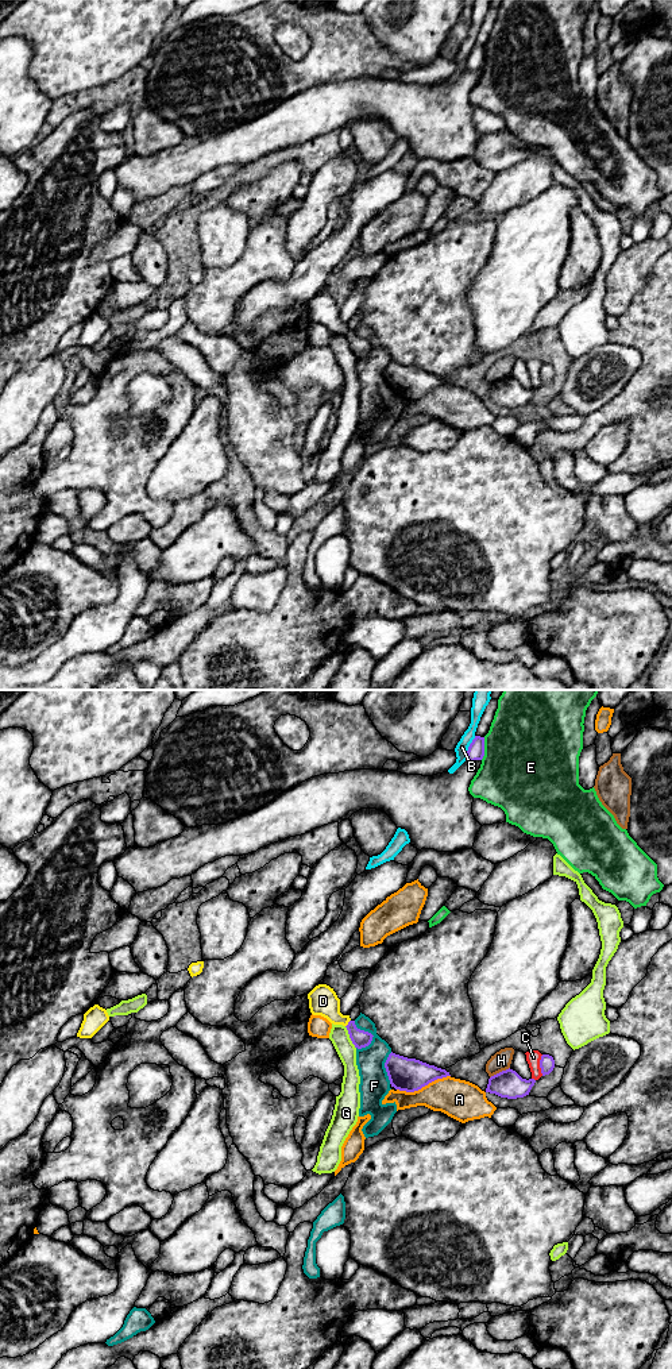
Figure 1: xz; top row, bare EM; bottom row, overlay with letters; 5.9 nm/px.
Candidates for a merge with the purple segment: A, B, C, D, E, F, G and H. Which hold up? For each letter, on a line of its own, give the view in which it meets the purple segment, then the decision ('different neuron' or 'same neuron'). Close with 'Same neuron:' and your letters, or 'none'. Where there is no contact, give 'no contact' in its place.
A: xz | different neuron
B: xz | different neuron
C: xz | different neuron
D: xz | same neuron
E: xz | different neuron
F: xz | different neuron
G: xz | different neuron
H: xz | different neuron
Same neuron: D

